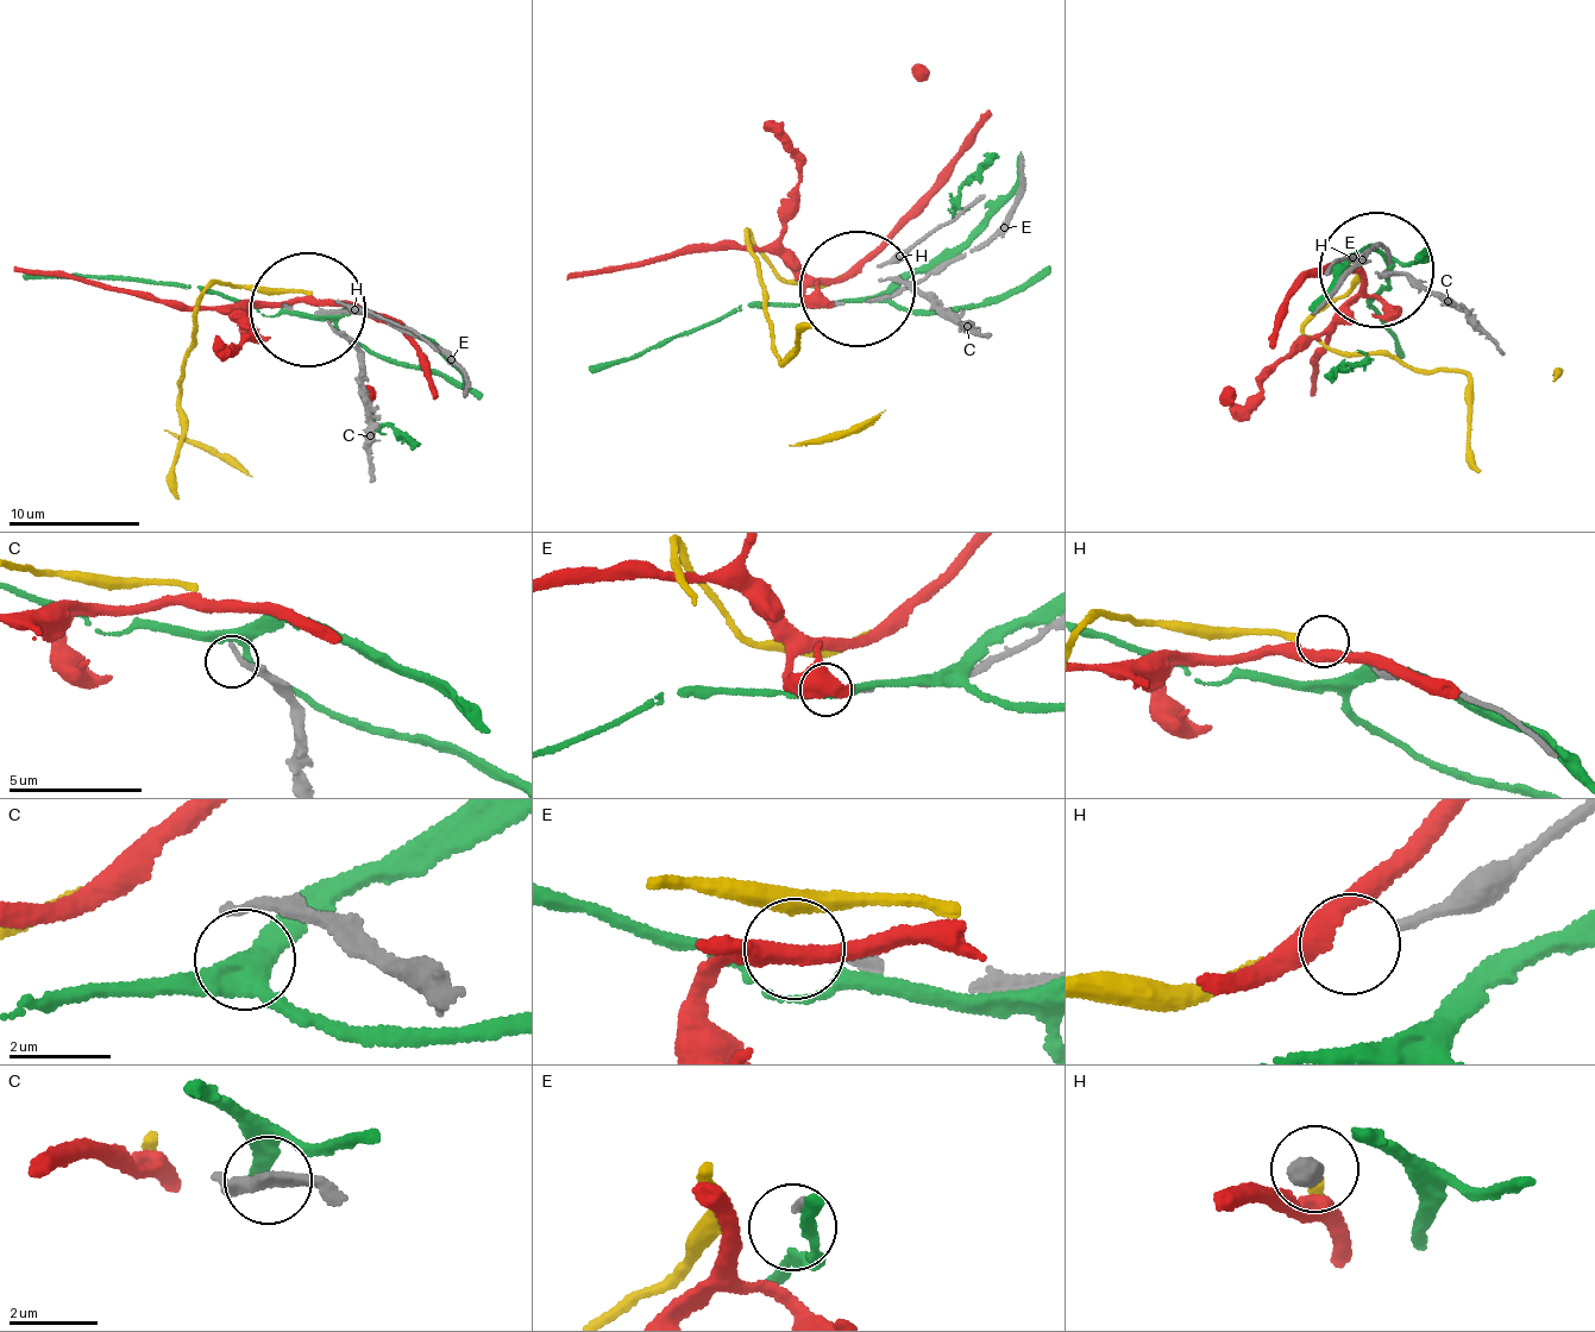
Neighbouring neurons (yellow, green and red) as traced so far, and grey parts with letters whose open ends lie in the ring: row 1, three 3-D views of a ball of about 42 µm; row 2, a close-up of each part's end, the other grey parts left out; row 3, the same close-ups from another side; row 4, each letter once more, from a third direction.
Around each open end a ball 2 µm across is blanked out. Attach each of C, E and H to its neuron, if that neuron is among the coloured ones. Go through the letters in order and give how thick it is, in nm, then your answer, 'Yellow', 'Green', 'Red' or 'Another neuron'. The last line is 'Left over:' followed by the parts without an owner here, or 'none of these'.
C: Thickness 240 nm. Green
E: Thickness 200 nm. Another neuron
H: Thickness 200 nm. Yellow
Left over: E

